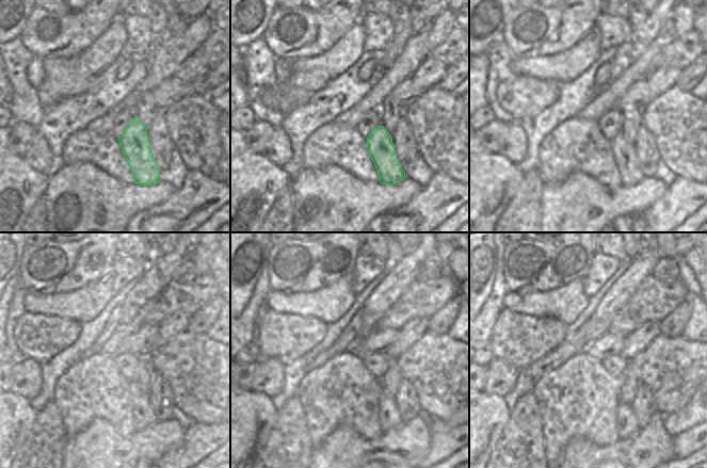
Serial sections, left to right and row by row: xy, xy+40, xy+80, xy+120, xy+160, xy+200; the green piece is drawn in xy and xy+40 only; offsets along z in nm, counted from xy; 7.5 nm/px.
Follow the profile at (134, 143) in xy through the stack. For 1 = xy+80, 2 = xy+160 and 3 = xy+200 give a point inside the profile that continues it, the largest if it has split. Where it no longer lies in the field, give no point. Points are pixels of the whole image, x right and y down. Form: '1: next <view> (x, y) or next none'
1: next xy+80 (624, 152)
2: next xy+160 (389, 417)
3: next xy+200 (627, 426)

